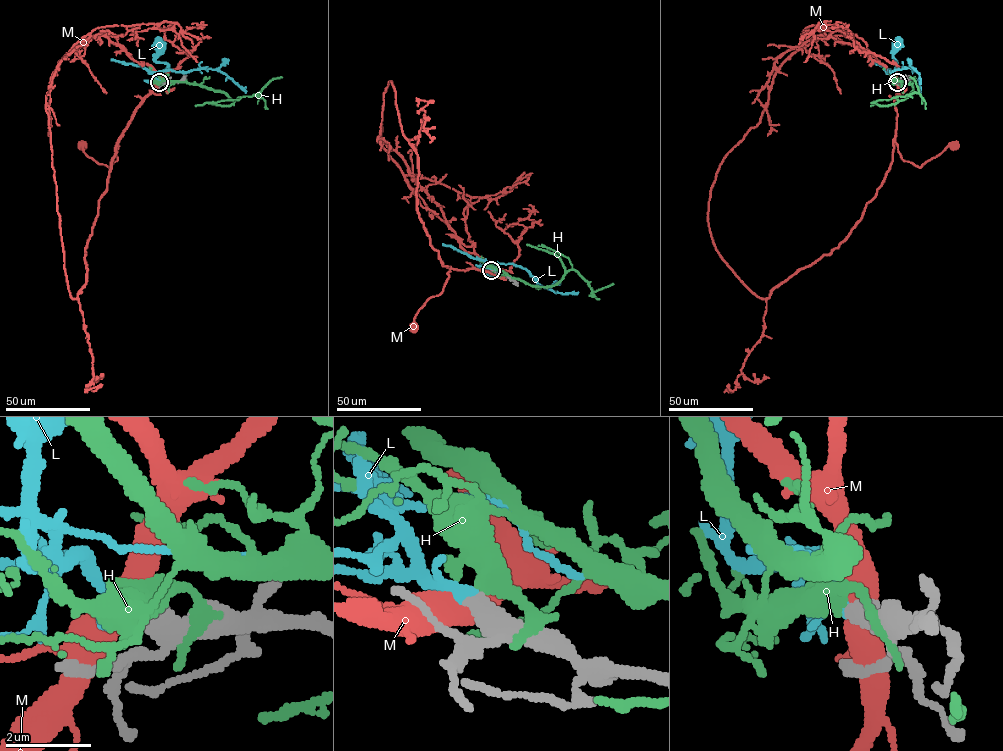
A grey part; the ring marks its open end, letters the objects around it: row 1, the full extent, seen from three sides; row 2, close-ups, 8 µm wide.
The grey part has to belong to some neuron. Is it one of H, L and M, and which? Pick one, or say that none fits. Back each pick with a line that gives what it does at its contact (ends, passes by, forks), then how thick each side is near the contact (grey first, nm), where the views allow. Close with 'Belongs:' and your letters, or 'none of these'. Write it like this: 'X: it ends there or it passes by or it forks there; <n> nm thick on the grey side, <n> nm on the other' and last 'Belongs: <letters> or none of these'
L: it passes by; 550 nm thick on the grey side, 260 nm on the other
Belongs: L

